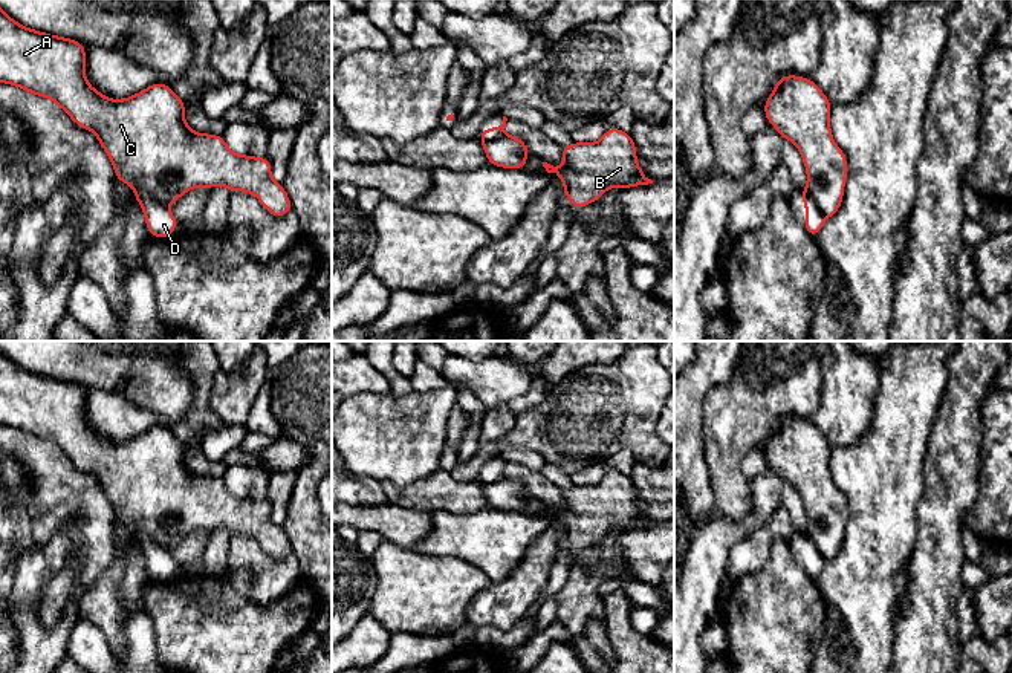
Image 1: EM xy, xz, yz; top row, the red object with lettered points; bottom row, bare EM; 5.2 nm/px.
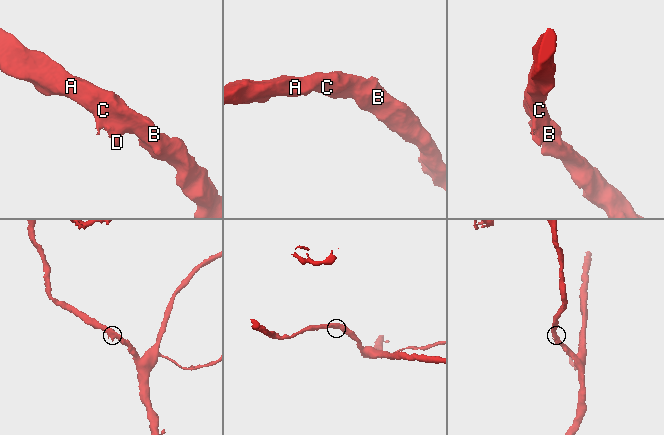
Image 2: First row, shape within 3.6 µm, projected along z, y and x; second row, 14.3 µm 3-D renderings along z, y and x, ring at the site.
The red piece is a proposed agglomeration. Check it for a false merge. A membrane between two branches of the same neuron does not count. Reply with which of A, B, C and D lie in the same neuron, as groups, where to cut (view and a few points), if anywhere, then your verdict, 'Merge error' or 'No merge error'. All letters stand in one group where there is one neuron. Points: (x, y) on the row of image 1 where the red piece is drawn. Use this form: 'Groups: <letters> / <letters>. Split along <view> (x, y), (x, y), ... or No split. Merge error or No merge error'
Groups: A B C / D. Split along xy (135, 191), (145, 190), (167, 207). Merge error

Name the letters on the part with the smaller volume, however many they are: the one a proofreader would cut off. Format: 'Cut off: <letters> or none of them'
Cut off: D

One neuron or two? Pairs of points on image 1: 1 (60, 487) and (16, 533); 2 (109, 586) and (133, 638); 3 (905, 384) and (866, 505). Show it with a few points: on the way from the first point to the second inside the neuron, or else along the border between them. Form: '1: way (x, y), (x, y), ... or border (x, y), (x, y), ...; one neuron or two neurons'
1: border (29, 481), (28, 516), (37, 539); two neurons
2: border (118, 583), (118, 597), (124, 615), (124, 653); two neurons
3: way (904, 415), (901, 432), (882, 474); one neuron

